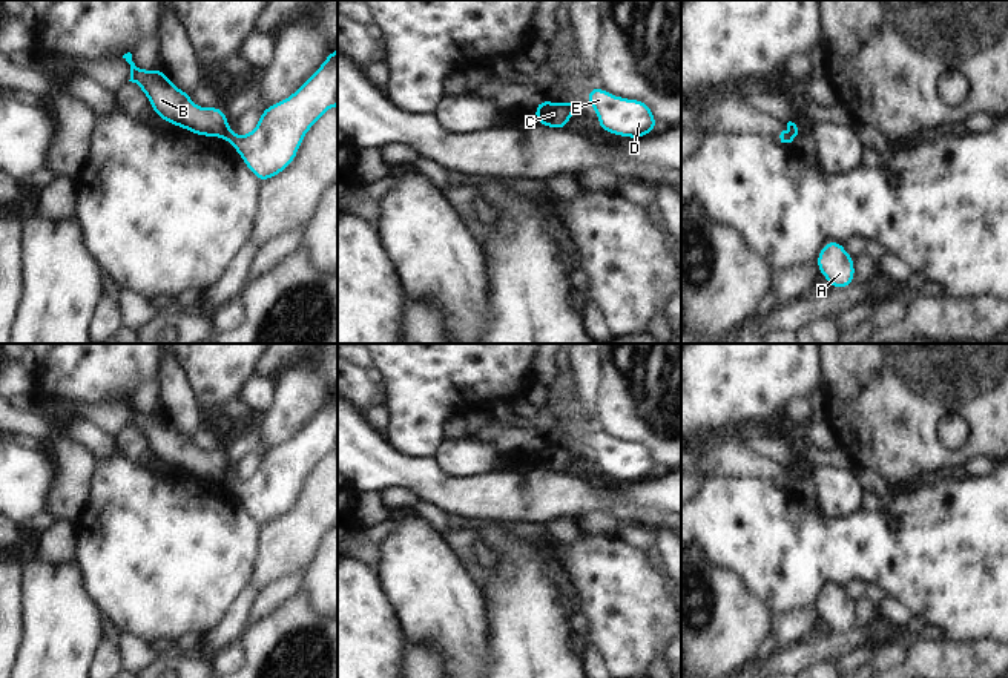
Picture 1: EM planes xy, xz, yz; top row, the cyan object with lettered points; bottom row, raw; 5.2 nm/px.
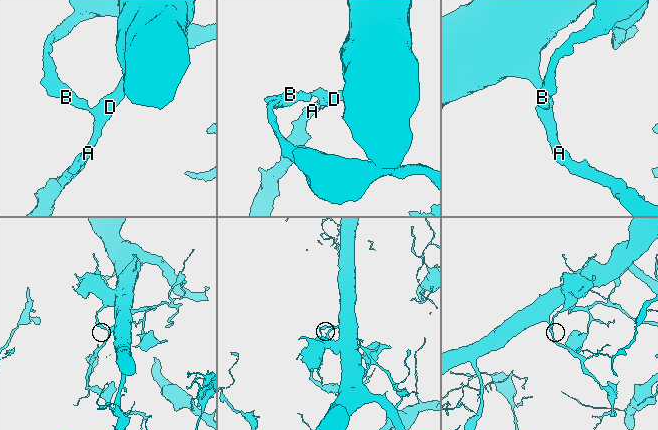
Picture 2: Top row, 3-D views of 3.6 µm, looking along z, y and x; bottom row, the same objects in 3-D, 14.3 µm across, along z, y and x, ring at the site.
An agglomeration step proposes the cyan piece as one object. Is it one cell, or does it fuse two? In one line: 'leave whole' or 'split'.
split

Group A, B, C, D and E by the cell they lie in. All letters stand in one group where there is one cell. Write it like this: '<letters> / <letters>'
A D E / B C

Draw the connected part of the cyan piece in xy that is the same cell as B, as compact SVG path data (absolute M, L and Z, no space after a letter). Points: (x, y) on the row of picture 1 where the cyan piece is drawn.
M130 52L124 54L123 58L130 64L129 81L141 87L156 117L199 137L219 137L224 140L230 124L222 107L206 109L195 106L190 94L178 89L161 67L143 71L132 61Z

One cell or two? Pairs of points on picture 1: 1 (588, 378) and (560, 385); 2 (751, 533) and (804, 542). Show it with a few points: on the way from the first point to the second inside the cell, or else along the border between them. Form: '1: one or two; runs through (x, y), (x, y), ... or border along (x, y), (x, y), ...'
1: two; border along (568, 359), (571, 373)
2: one; runs through (764, 534), (774, 542), (790, 542)

